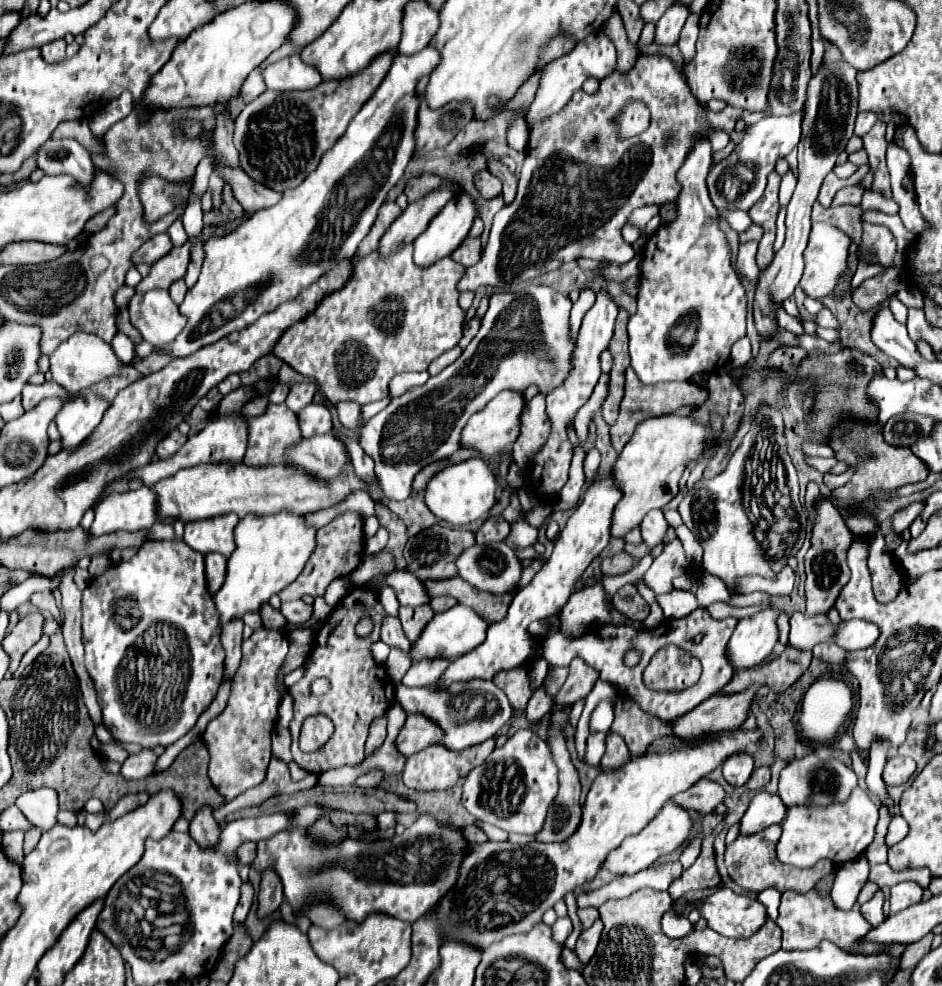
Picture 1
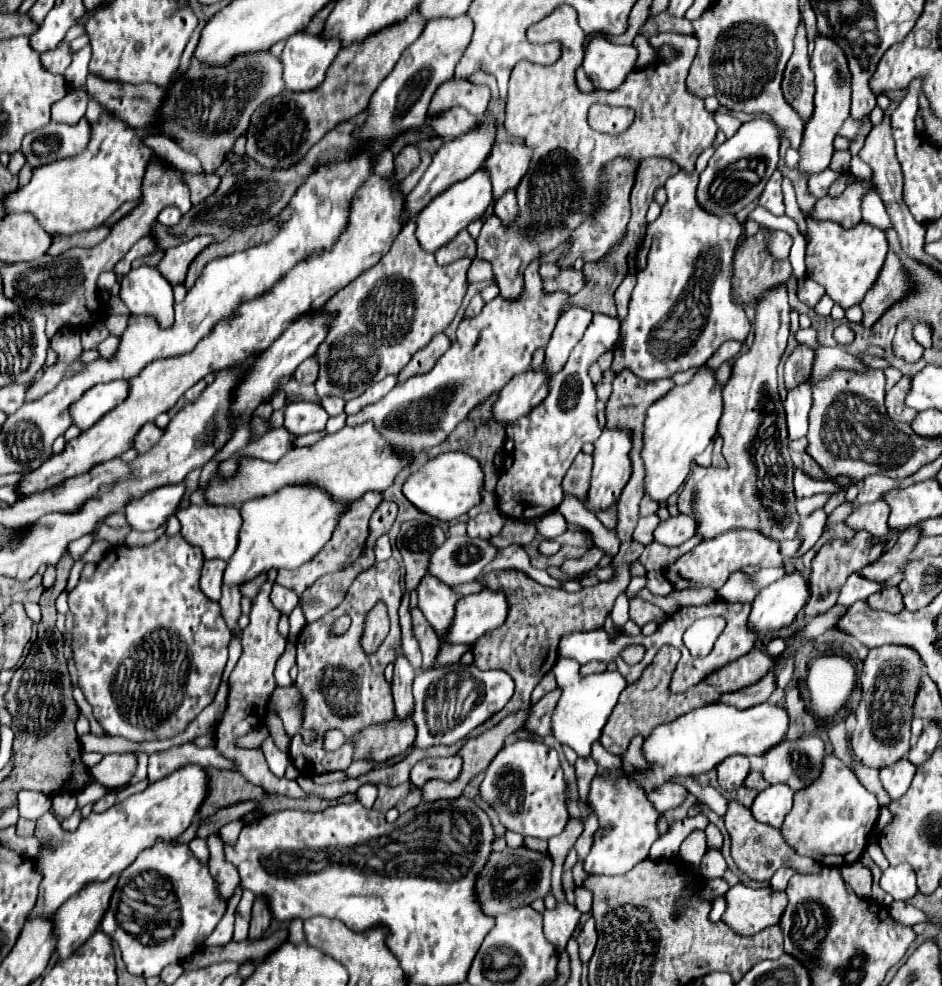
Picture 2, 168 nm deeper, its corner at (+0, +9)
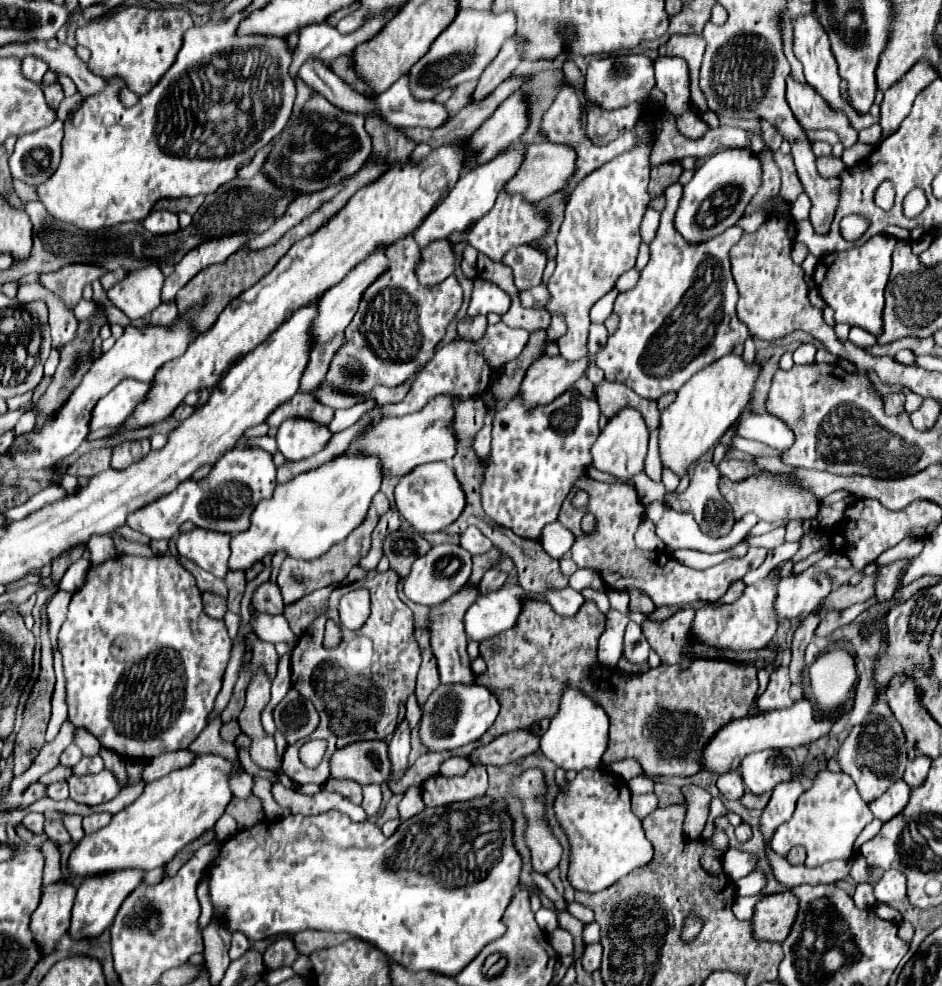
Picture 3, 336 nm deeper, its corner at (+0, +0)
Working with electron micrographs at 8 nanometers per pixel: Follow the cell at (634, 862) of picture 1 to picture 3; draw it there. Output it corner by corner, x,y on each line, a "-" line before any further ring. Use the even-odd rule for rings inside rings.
607,769
579,771
577,777
569,783
567,791
561,791
555,799
555,813
571,843
571,865
567,877
579,891
601,891
605,887
611,887
621,877
643,867
653,857
653,847
643,833
641,819
631,811
631,791
627,783

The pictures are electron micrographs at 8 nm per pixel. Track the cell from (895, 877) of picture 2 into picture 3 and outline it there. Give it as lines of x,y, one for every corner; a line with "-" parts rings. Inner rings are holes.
889,869
881,877
881,881
873,885
873,891
879,903
905,901
907,899
907,877
897,869

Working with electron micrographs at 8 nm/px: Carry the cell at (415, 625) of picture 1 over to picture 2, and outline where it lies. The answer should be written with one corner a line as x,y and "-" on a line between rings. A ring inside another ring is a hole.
419,608
411,610
411,616
413,616
413,634
421,646
421,652
423,652
423,668
421,670
431,670
435,656
439,654
441,642
439,642
435,630
431,630
431,626
425,622
423,612

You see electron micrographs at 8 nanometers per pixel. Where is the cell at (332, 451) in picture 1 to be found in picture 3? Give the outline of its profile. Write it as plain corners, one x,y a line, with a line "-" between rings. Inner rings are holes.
235,447
219,459
211,473
199,483
193,479
183,481
173,493
159,497
157,501
141,507
129,517
129,527
141,531
149,539
171,539
185,521
193,521
197,527
241,533
249,527
249,517
261,499
273,495
277,487
277,467
273,455
259,447

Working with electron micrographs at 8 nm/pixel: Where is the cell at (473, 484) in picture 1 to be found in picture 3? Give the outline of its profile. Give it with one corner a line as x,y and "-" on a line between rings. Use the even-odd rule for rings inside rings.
439,461
439,463
427,463
423,467
415,467
411,473
407,473
395,487
395,503
397,503
397,511
419,533
437,533
447,529
453,521
459,519
467,499
453,467

